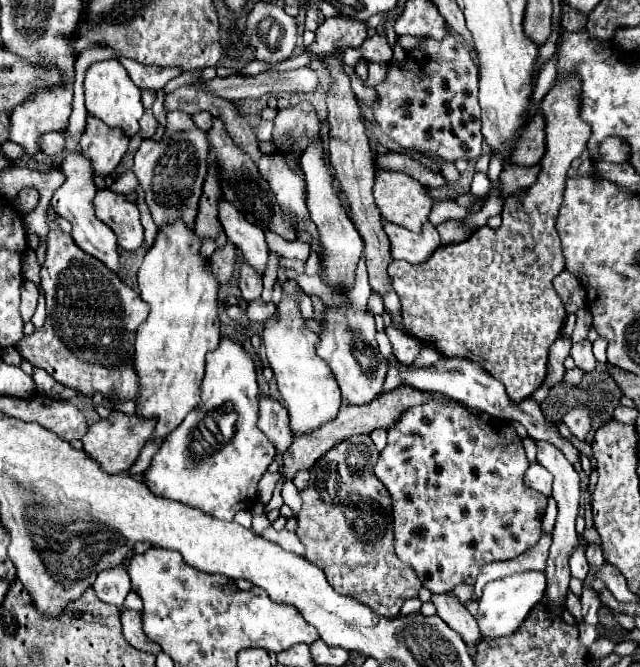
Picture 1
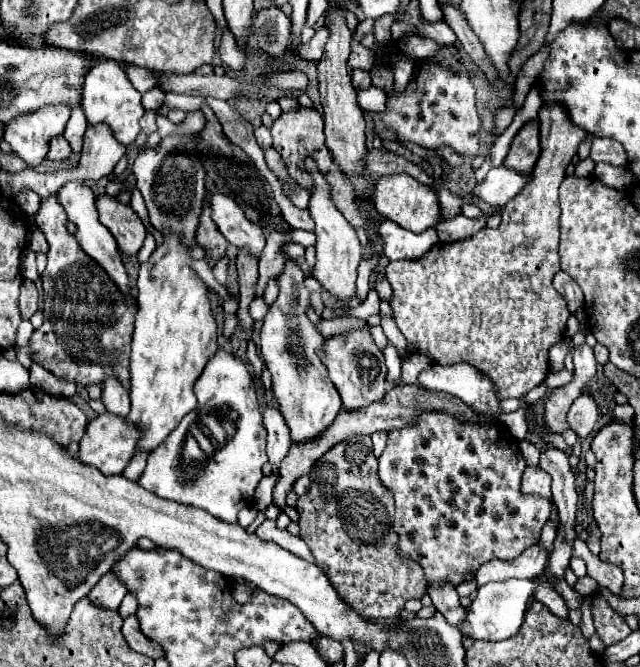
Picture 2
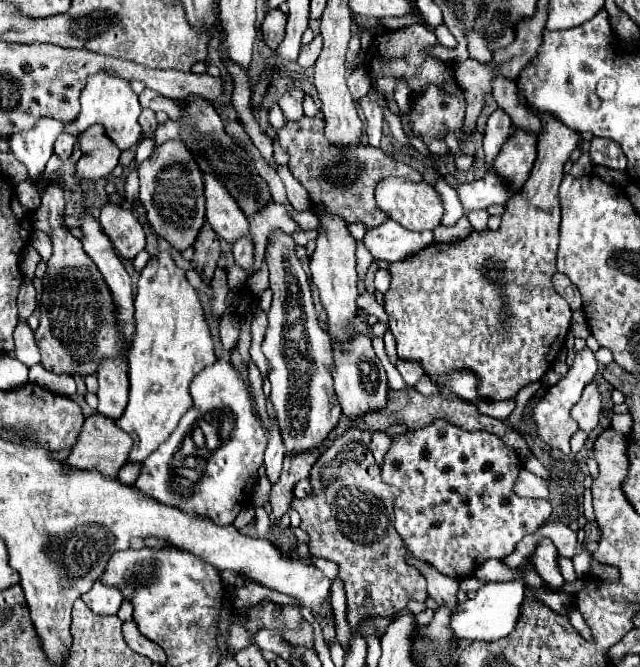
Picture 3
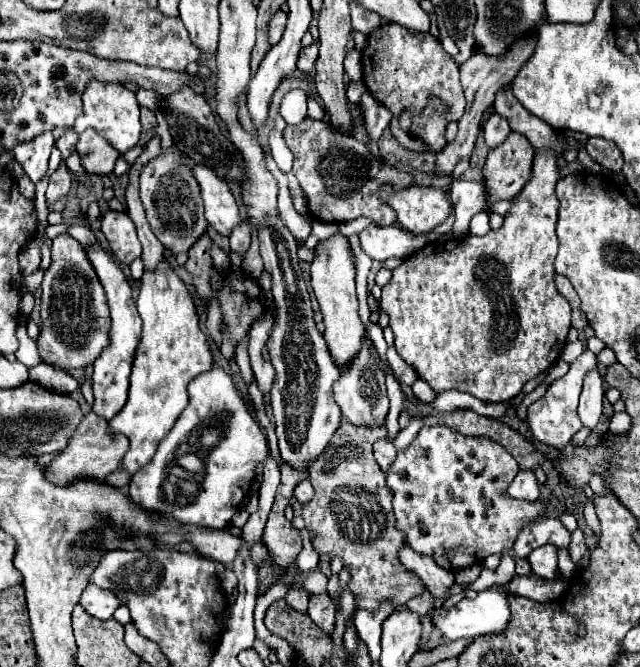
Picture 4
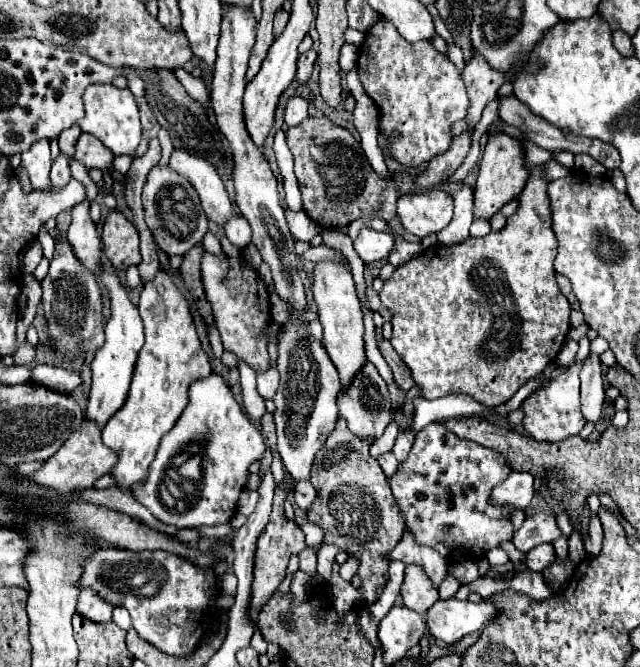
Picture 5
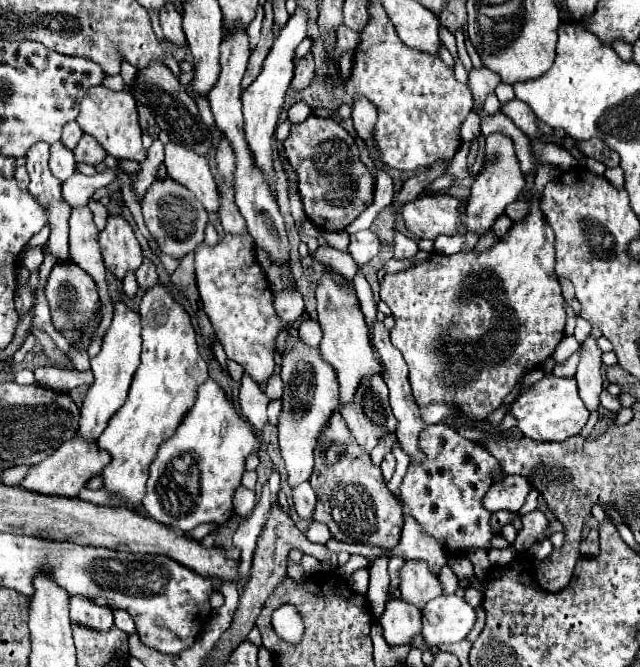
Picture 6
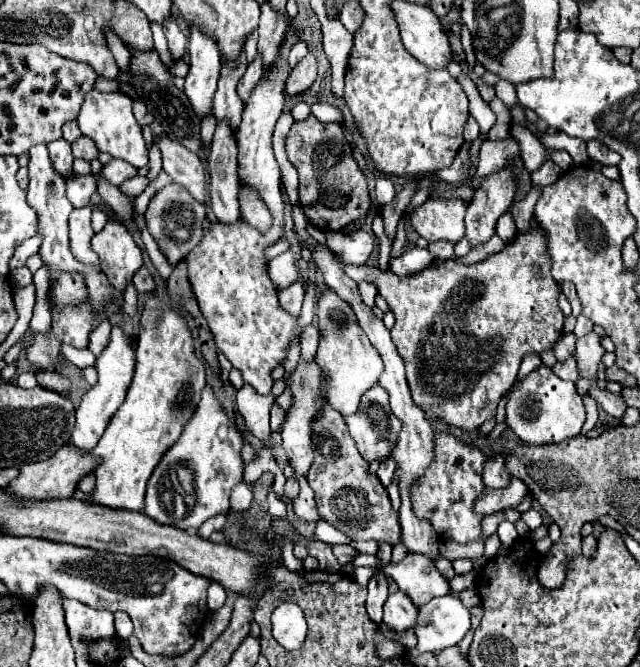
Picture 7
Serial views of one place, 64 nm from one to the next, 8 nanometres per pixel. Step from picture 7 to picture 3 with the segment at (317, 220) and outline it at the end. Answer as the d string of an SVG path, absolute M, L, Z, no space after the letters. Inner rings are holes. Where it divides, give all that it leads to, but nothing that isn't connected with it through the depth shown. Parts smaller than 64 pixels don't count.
M302 116L296 122L288 120L276 134L278 134L278 144L290 156L288 168L292 176L308 190L310 200L314 204L324 204L330 212L342 216L348 224L362 222L366 228L376 228L378 224L388 220L388 216L382 214L382 210L374 202L374 190L378 178L402 176L402 178L410 178L412 182L422 182L422 174L416 168L394 160L380 148L356 146L356 148L342 150L330 144L324 138L322 116Z

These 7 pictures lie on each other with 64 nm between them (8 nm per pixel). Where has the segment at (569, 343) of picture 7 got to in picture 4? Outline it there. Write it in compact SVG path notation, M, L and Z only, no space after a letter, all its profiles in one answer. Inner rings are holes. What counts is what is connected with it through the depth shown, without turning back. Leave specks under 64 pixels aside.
M576 340L576 342L572 342L572 344L566 344L566 348L562 350L562 356L560 356L560 358L570 364L570 362L574 362L582 352L584 352L584 344L582 344L580 340Z

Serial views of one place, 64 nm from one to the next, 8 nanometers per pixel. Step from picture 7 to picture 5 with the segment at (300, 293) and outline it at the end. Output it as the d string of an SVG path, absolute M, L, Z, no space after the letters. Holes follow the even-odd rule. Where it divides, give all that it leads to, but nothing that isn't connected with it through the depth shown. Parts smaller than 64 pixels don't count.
M276 292L270 294L270 316L272 316L272 320L274 320L276 324L280 324L280 326L282 326L282 322L288 320L288 308L286 308L286 304L278 298Z

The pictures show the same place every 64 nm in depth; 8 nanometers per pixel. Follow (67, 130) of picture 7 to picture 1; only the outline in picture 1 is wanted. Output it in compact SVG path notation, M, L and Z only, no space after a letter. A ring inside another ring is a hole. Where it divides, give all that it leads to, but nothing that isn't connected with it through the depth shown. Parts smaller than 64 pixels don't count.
M44 132L40 144L42 144L40 150L44 154L48 154L50 158L54 158L56 154L60 154L64 150L64 138L60 132Z

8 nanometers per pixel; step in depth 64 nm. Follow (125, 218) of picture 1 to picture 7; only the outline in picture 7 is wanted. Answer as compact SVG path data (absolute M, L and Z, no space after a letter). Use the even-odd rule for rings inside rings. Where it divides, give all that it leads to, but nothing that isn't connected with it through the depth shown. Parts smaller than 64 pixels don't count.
M108 220L108 224L104 226L102 232L98 232L92 238L92 248L94 252L100 256L100 264L102 264L102 272L108 276L110 284L118 290L126 288L126 282L134 276L134 272L142 266L142 250L138 248L138 244L134 242L132 234L128 232L128 228L124 226L124 222L120 220Z

